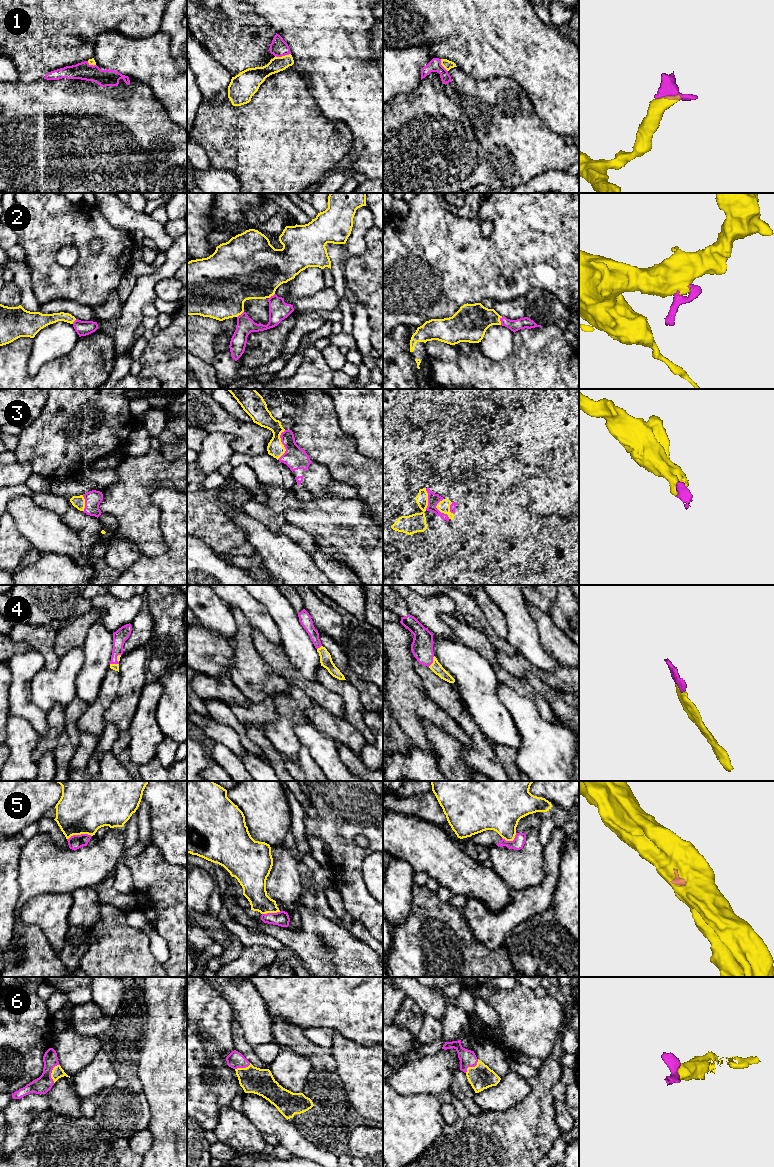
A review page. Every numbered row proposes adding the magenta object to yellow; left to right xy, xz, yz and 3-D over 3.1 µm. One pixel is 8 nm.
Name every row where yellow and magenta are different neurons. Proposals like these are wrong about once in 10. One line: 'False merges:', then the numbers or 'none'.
False merges: 5

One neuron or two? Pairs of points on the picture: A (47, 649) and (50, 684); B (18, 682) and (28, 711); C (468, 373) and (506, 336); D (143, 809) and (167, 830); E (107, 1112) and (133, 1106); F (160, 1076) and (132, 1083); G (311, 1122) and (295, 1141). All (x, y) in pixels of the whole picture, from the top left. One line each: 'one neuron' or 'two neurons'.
A: two neurons
B: one neuron
C: two neurons
D: two neurons
E: one neuron
F: two neurons
G: two neurons

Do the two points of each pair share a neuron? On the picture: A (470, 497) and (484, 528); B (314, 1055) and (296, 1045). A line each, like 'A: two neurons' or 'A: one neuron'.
A: two neurons
B: one neuron

